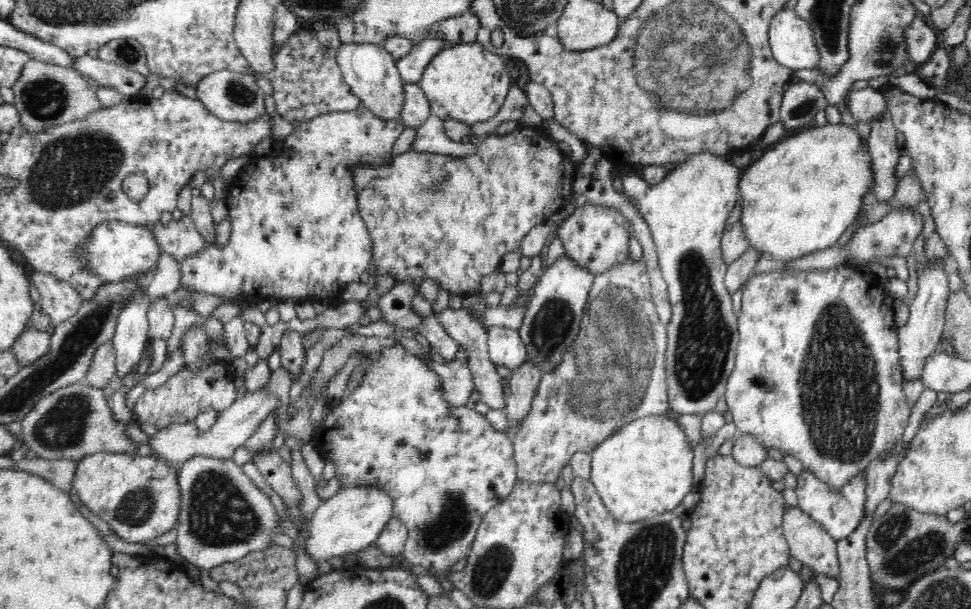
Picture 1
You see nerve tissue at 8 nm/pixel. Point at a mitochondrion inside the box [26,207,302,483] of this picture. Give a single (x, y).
(68, 423)

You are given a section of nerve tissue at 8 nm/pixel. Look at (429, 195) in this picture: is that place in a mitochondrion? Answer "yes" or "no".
yes

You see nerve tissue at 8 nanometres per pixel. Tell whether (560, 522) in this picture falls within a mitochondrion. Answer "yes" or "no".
no

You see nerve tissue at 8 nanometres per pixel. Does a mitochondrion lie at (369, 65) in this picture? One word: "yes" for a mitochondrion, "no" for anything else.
no

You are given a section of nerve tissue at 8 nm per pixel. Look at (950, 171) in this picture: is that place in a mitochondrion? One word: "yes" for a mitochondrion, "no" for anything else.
no

